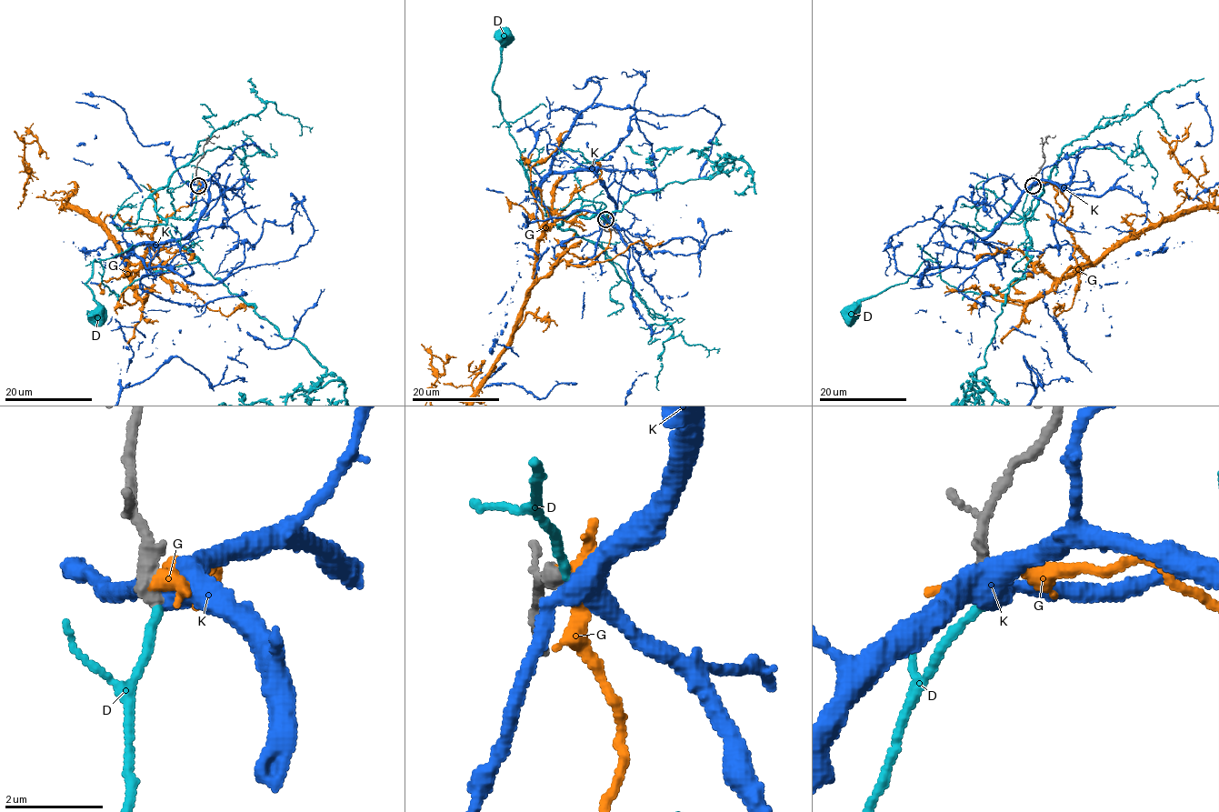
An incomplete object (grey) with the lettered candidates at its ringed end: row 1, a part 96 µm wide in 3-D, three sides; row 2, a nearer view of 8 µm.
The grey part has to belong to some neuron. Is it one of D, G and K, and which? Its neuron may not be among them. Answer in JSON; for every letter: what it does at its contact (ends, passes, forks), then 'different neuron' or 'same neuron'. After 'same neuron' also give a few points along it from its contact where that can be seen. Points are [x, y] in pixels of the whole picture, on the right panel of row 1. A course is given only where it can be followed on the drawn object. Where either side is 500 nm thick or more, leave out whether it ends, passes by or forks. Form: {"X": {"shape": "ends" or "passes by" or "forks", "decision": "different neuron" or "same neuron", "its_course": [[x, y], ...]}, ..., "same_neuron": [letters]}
{"D": {"shape": "ends", "decision": "same neuron", "its_course": [[1034, 185], [1018, 219], [1031, 247], [1005, 290], [964, 292], [926, 259], [849, 312]]}, "G": {"shape": "ends", "decision": "different neuron"}, "K": {"shape": "forks", "decision": "different neuron"}, "same_neuron": ["D"]}

